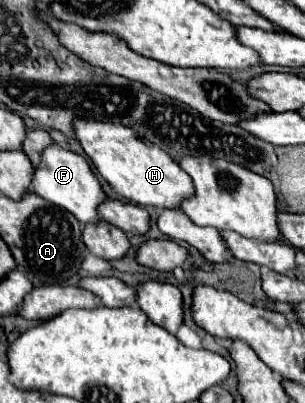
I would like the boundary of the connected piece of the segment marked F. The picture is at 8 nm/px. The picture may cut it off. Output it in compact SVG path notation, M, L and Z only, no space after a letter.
M58 145L46 147L42 151L40 163L34 167L30 187L42 199L70 211L80 223L96 223L100 219L100 215L96 213L96 207L100 205L100 201L106 199L106 193L102 191L102 185L92 173L86 159L68 149L62 149Z

